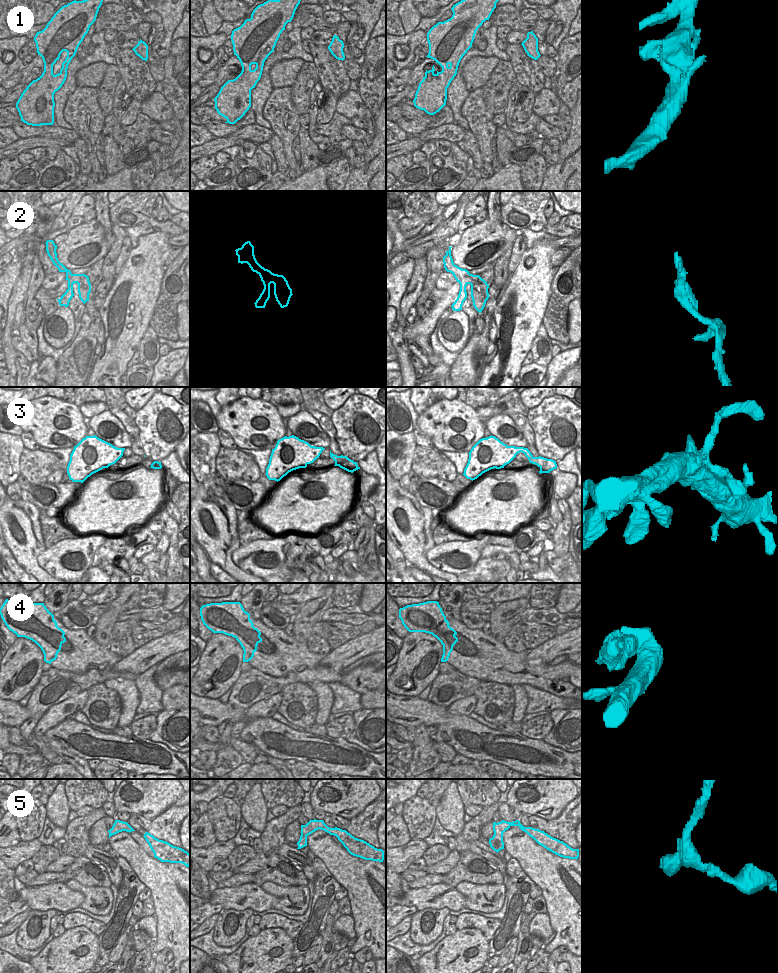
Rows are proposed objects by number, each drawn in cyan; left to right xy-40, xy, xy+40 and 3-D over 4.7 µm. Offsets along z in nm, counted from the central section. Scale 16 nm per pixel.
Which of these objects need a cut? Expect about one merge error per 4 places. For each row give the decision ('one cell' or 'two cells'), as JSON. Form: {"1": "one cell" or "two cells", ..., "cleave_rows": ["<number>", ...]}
{"1": "one cell", "2": "one cell", "3": "one cell", "4": "one cell", "5": "one cell", "cleave_rows": []}

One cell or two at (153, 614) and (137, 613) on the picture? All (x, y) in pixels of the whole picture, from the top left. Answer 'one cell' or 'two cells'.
one cell

